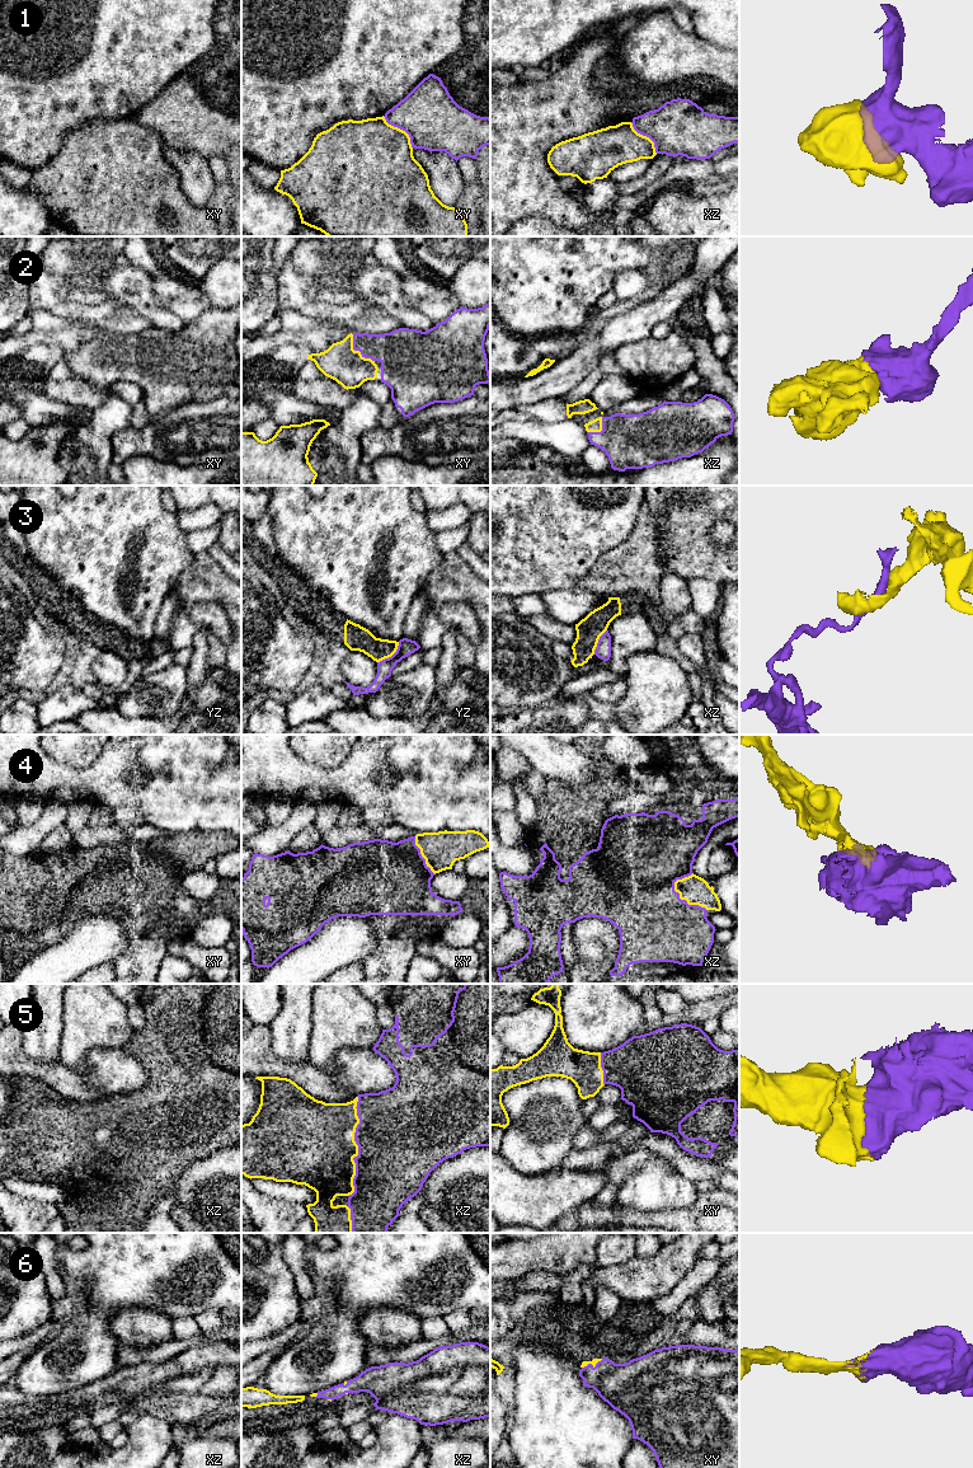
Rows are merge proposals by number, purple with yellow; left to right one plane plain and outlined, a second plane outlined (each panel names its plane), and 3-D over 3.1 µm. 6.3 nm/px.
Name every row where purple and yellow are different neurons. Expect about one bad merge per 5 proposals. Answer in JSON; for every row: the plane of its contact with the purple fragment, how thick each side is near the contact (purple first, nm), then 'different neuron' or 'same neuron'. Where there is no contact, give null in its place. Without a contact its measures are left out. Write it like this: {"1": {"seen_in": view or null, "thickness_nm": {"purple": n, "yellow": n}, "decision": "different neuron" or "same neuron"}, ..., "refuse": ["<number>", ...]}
{"1": {"seen_in": "xy", "thickness_nm": {"purple": 360, "yellow": 460}, "decision": "different neuron"}, "2": {"seen_in": "xy", "thickness_nm": {"purple": 240, "yellow": 240}, "decision": "same neuron"}, "3": {"seen_in": "yz", "thickness_nm": {"purple": 100, "yellow": 160}, "decision": "different neuron"}, "4": {"seen_in": "xz", "thickness_nm": {"purple": 460, "yellow": 180}, "decision": "same neuron"}, "5": {"seen_in": "xz", "thickness_nm": {"purple": 500, "yellow": 460}, "decision": "same neuron"}, "6": {"seen_in": "xy", "thickness_nm": {"purple": 300, "yellow": 40}, "decision": "same neuron"}, "refuse": ["1", "3"]}

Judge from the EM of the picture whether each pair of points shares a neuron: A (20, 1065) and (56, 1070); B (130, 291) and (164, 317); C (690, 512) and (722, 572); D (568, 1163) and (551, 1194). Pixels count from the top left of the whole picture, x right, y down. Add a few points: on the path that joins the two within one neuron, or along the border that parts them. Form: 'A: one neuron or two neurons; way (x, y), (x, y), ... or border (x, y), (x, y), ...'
A: one neuron; way (29, 1067), (47, 1070)
B: one neuron; way (139, 298), (155, 313)
C: one neuron; way (690, 528), (690, 540), (706, 557)
D: two neurons; border (563, 1166), (570, 1169), (595, 1171)

